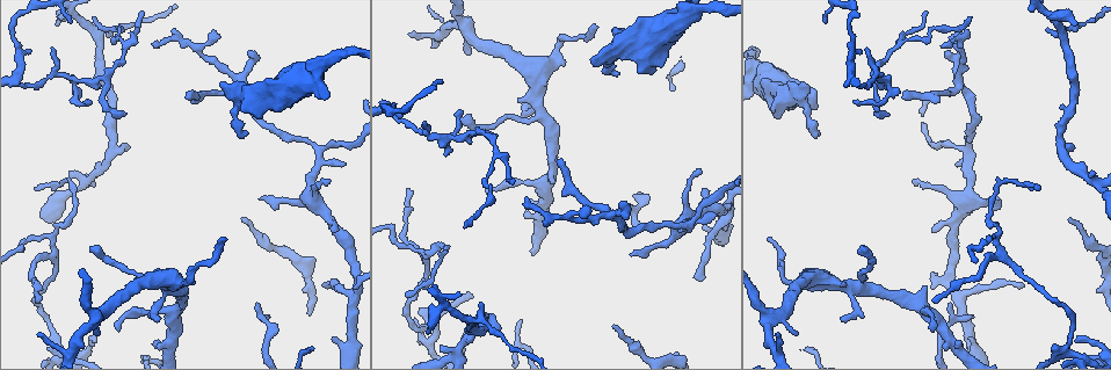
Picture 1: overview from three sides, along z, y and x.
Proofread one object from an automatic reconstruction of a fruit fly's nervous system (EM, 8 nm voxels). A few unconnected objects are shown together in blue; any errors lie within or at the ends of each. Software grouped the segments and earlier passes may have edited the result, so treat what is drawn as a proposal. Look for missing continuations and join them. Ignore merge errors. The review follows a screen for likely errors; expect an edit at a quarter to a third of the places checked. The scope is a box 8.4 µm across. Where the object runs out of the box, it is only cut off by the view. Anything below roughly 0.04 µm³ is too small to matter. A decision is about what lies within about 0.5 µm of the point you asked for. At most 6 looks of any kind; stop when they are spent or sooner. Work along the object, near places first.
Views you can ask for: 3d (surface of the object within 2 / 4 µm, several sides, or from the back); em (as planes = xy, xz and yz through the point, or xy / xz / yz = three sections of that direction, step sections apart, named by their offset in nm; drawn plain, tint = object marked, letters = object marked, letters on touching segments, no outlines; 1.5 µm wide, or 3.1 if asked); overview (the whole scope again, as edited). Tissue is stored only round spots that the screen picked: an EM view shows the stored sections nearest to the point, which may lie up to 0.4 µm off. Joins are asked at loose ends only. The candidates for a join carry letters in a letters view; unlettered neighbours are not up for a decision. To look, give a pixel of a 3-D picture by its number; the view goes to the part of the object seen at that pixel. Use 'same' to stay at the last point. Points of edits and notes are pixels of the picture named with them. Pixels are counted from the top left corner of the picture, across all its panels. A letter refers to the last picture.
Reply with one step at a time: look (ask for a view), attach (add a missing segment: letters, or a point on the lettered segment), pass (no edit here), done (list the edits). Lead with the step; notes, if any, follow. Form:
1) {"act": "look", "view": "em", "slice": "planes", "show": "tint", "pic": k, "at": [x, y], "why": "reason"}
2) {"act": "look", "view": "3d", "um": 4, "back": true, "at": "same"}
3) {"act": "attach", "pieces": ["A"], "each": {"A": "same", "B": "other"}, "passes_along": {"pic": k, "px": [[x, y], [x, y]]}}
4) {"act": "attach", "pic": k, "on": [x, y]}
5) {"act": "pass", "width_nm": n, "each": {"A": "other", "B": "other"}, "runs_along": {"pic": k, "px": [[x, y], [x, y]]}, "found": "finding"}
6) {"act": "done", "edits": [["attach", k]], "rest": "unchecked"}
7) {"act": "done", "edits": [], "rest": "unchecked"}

{"act": "look", "view": "em", "slice": "xy", "step": 8, "show": "letters", "pic": 1, "at": [98, 334], "why": "branch stops here"}

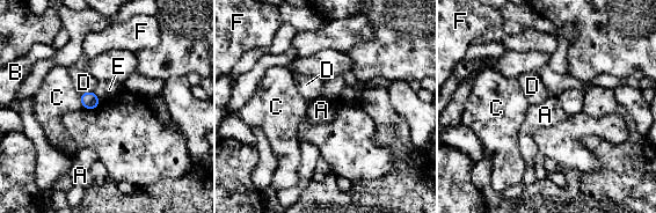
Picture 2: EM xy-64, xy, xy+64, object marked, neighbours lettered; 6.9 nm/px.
{"act": "look", "view": "em", "slice": "planes", "show": "letters", "at": "same"}

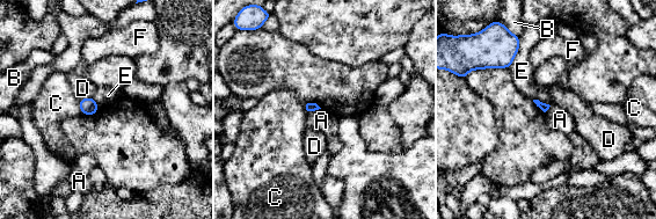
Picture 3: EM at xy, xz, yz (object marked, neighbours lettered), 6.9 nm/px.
{"act": "pass", "each": {"A": "other", "B": "other", "C": "other", "D": "other", "E": "other", "F": "other"}, "found": "none of them fits"}

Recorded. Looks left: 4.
{"act": "look", "view": "3d", "um": 2, "pic": 1, "at": [818, 136], "why": "branch stops here"}

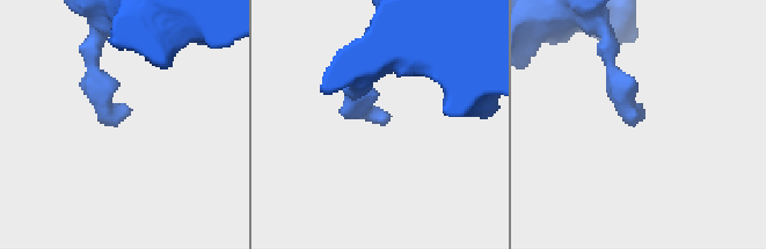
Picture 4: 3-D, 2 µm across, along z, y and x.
{"act": "look", "view": "em", "slice": "planes", "show": "letters", "pic": 4, "at": [122, 118], "why": "shape alone is not enough"}

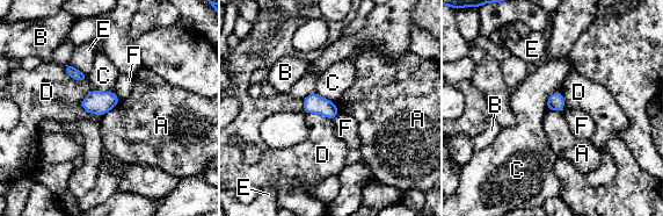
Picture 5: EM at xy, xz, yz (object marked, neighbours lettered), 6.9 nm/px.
{"act": "pass", "each": {"A": "other", "B": "other", "C": "other", "D": "other", "E": "other", "F": "other"}, "border": {"pic": 5, "px": [[119, 100], [102, 116]]}, "found": "none of them fits"}

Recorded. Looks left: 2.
{"act": "look", "view": "em", "slice": "xz", "step": 4, "show": "tint", "pic": 1, "at": [620, 205], "why": "free end"}

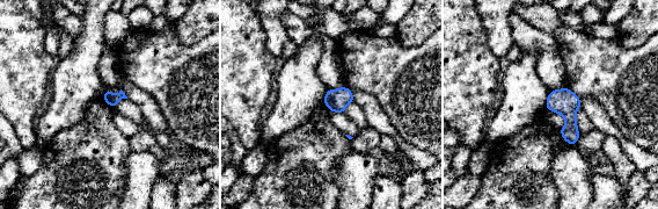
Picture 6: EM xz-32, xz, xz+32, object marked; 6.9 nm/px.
{"act": "look", "view": "em", "slice": "planes", "show": "letters", "at": "same"}

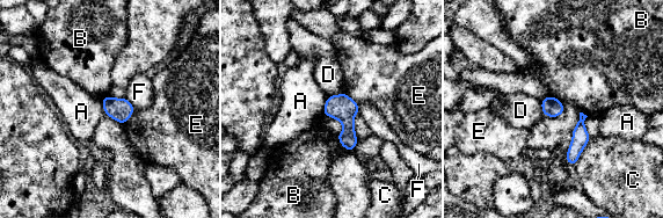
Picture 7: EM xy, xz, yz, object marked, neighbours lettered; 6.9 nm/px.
{"act": "pass", "each": {"A": "other", "B": "other", "C": "other", "D": "other", "E": "other", "F": "other"}, "found": "no lettered segment goes on from it"}

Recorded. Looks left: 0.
{"act": "done", "edits": [], "rest": "unchecked"}

